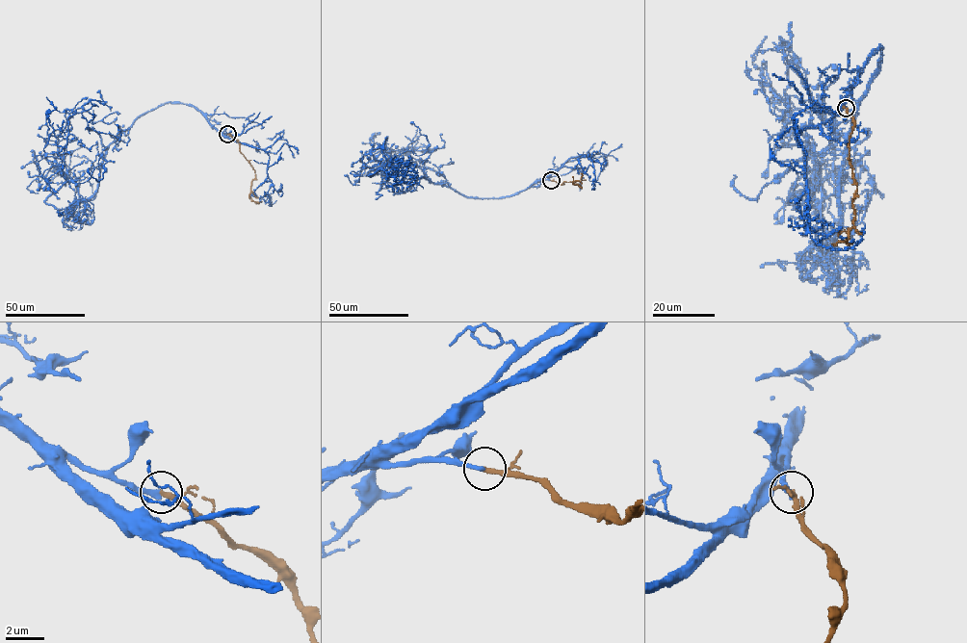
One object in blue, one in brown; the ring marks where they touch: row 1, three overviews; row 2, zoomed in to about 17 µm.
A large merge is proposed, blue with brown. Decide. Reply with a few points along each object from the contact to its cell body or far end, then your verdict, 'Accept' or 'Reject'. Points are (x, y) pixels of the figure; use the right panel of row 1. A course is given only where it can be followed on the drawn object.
Course of blue: (846, 108), (881, 46), (850, 130), (833, 240), (785, 90), (795, 57), (813, 87), (836, 68). Course of brown: (846, 108), (854, 124), (849, 162), (856, 186), (852, 203), (855, 220), (847, 243), (832, 244). Accept

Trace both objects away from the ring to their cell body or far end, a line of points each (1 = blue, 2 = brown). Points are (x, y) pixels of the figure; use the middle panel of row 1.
1: (551, 180), (510, 195), (474, 198), (403, 173), (387, 159), (392, 149), (405, 152), (443, 175)
2: (551, 180), (579, 186), (573, 182), (580, 181), (581, 173)

